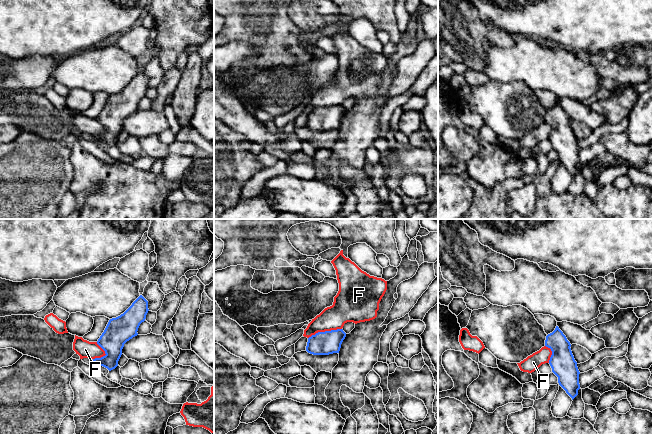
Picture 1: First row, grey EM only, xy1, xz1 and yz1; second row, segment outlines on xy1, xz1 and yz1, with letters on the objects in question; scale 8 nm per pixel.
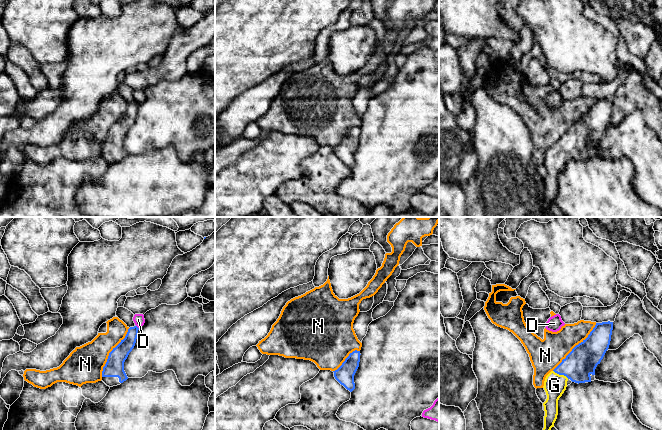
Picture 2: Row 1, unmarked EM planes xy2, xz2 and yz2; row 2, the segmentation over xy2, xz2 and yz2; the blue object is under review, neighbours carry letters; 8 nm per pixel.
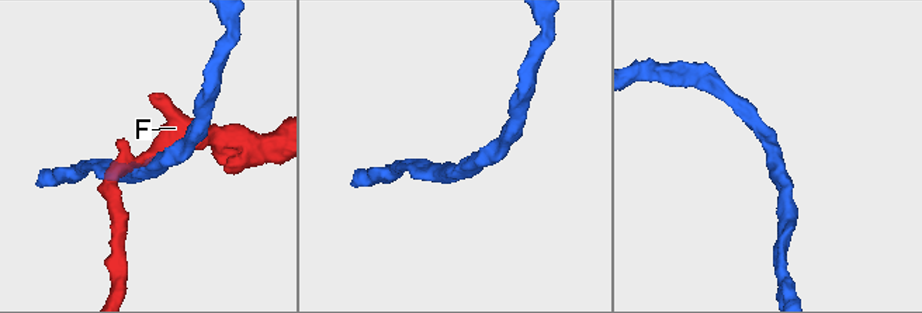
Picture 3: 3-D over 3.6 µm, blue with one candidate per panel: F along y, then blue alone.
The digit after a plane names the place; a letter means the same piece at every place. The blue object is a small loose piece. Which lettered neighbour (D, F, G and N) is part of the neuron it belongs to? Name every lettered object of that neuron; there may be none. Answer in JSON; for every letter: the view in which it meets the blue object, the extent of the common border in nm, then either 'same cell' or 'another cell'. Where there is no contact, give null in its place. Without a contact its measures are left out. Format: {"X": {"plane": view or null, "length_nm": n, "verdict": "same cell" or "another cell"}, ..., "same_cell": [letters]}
{"D": {"plane": "xy2", "length_nm": 40, "verdict": "another cell"}, "F": {"plane": "xz1", "length_nm": 280, "verdict": "another cell"}, "G": {"plane": "yz2", "length_nm": 140, "verdict": "same cell"}, "N": {"plane": "yz2", "length_nm": 500, "verdict": "another cell"}, "same_cell": ["G"]}

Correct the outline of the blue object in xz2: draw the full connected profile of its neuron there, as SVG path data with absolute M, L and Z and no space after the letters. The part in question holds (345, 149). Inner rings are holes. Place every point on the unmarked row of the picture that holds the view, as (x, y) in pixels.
M353 127L342 141L333 147L335 155L350 168L355 165L354 151L359 143L360 131L360 127Z

